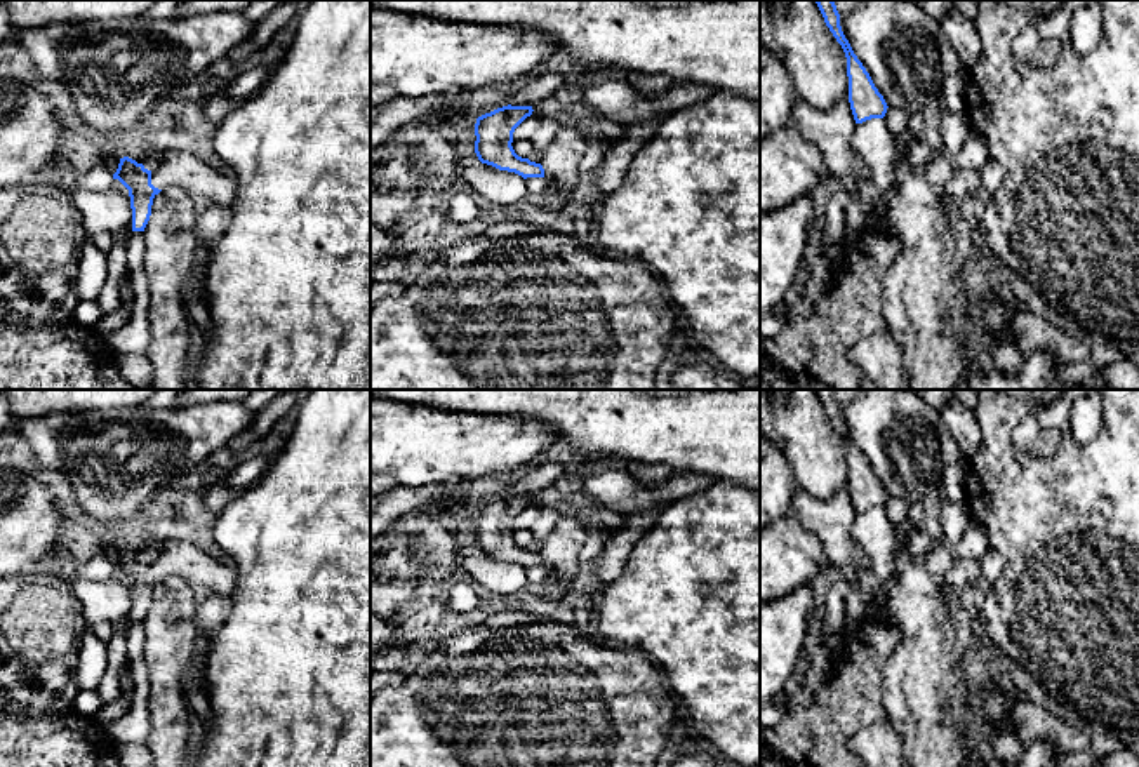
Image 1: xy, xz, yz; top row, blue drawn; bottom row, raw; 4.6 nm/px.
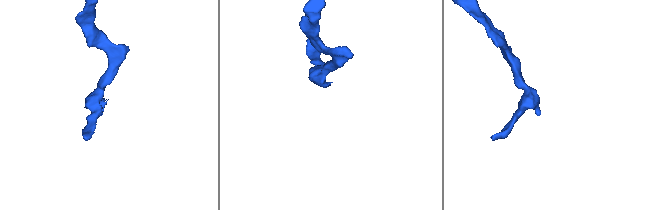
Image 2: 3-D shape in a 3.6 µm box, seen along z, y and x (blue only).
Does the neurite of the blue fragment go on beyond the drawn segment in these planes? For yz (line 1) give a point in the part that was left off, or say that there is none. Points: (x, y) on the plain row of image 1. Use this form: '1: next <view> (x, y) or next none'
1: next none

